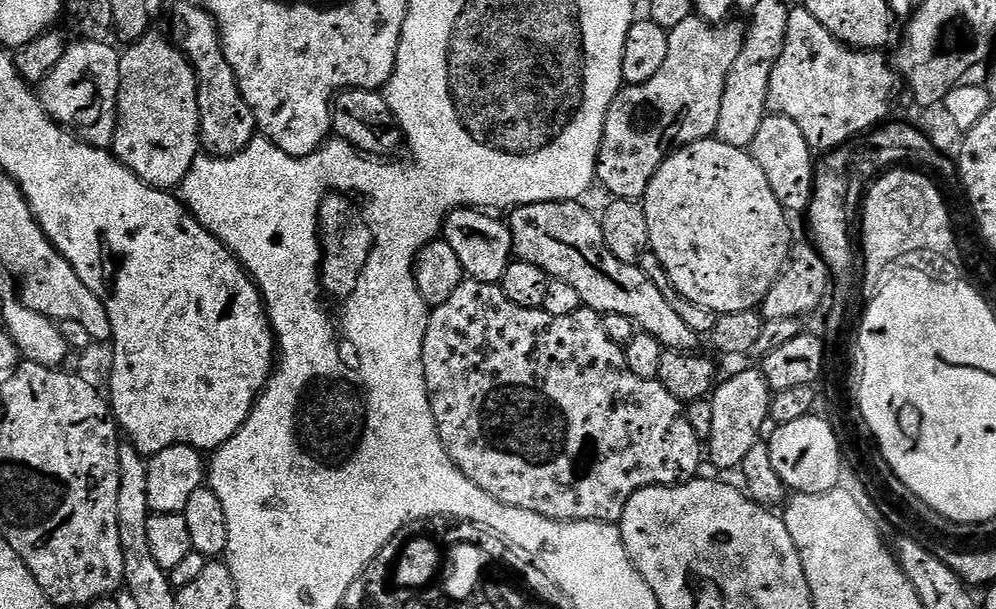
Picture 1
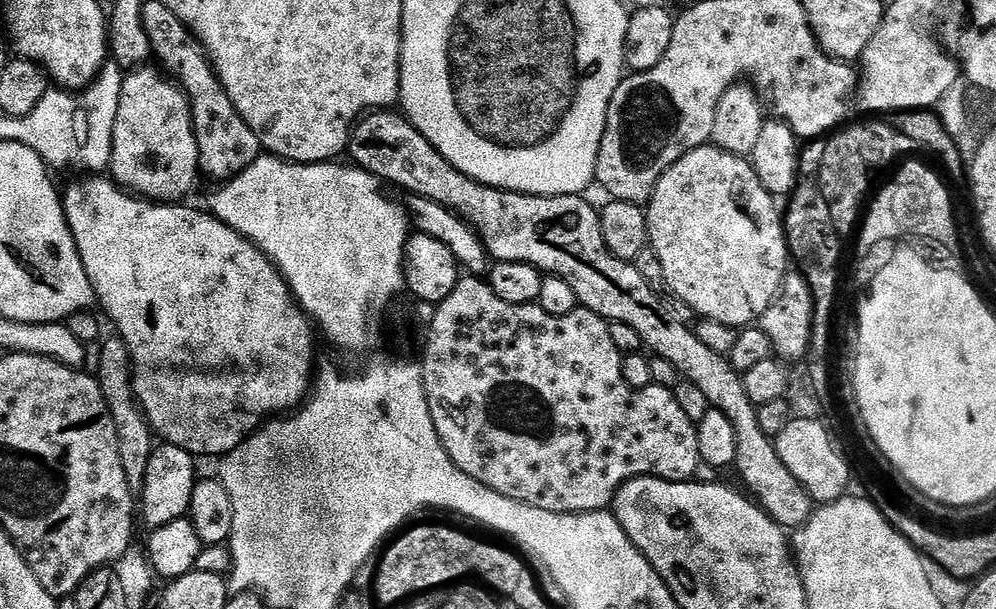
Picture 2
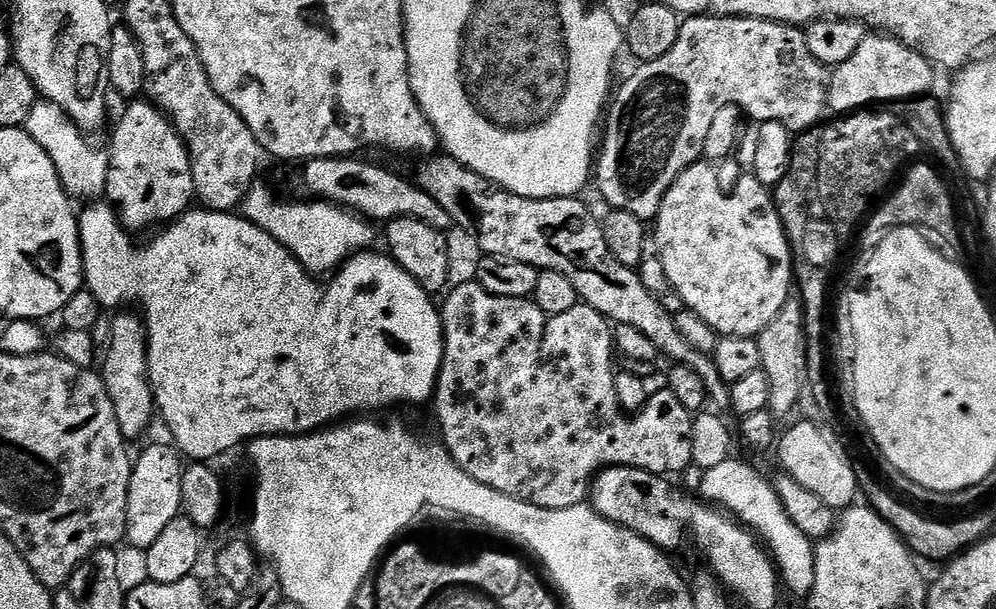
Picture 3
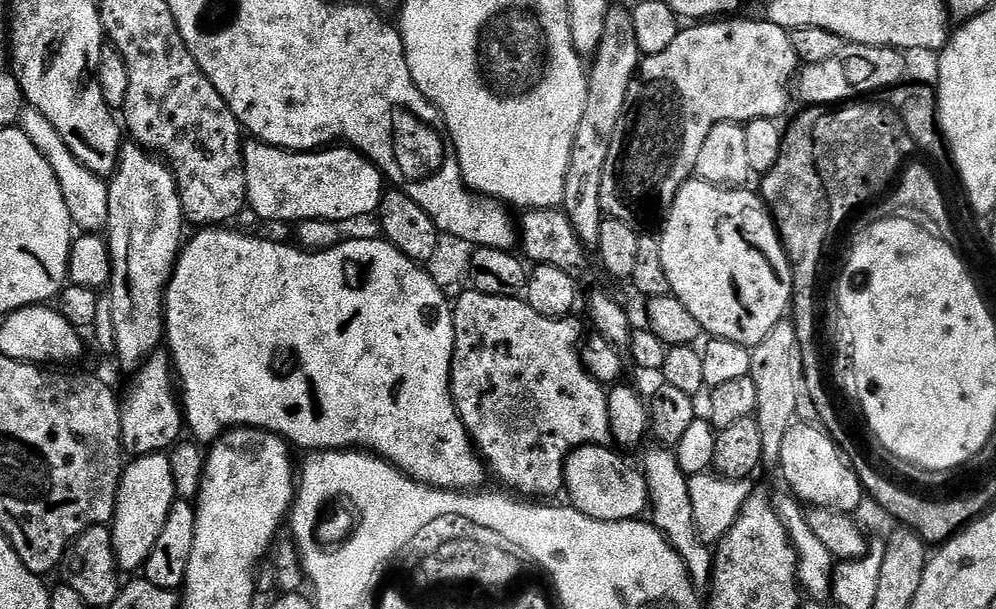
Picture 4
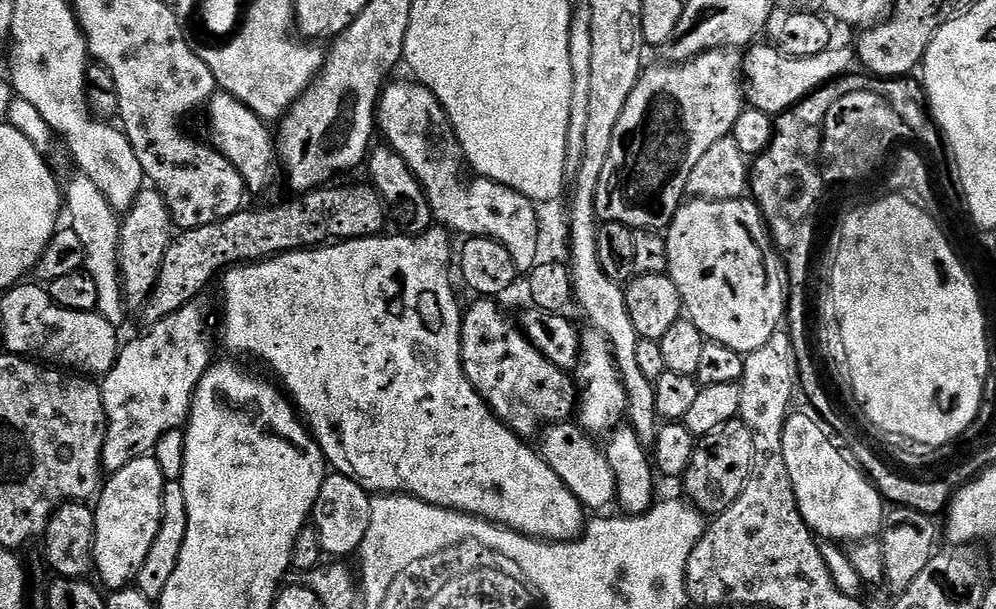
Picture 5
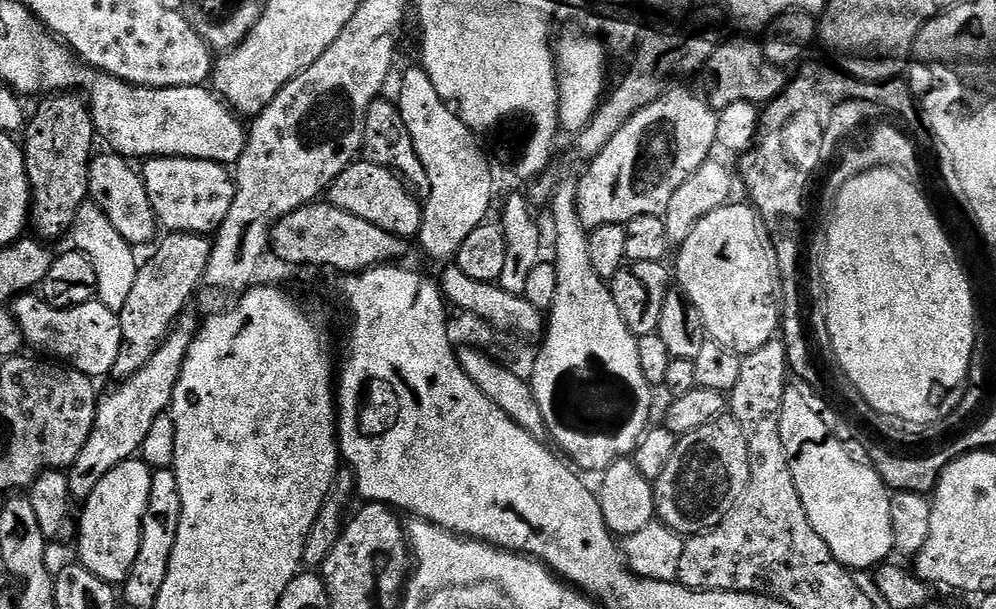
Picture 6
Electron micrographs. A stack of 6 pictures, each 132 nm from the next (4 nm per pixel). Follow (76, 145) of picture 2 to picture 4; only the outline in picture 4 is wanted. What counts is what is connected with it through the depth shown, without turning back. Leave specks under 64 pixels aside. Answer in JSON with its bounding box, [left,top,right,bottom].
[19,107,110,234]

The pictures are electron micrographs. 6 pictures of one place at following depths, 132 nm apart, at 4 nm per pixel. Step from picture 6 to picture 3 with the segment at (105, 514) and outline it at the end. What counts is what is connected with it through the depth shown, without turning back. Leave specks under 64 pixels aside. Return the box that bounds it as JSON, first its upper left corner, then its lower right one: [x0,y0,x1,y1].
[126,444,182,550]

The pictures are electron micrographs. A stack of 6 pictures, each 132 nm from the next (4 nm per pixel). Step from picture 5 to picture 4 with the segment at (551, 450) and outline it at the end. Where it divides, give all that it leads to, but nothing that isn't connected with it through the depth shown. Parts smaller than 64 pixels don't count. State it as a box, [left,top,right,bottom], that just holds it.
[564,444,649,522]

